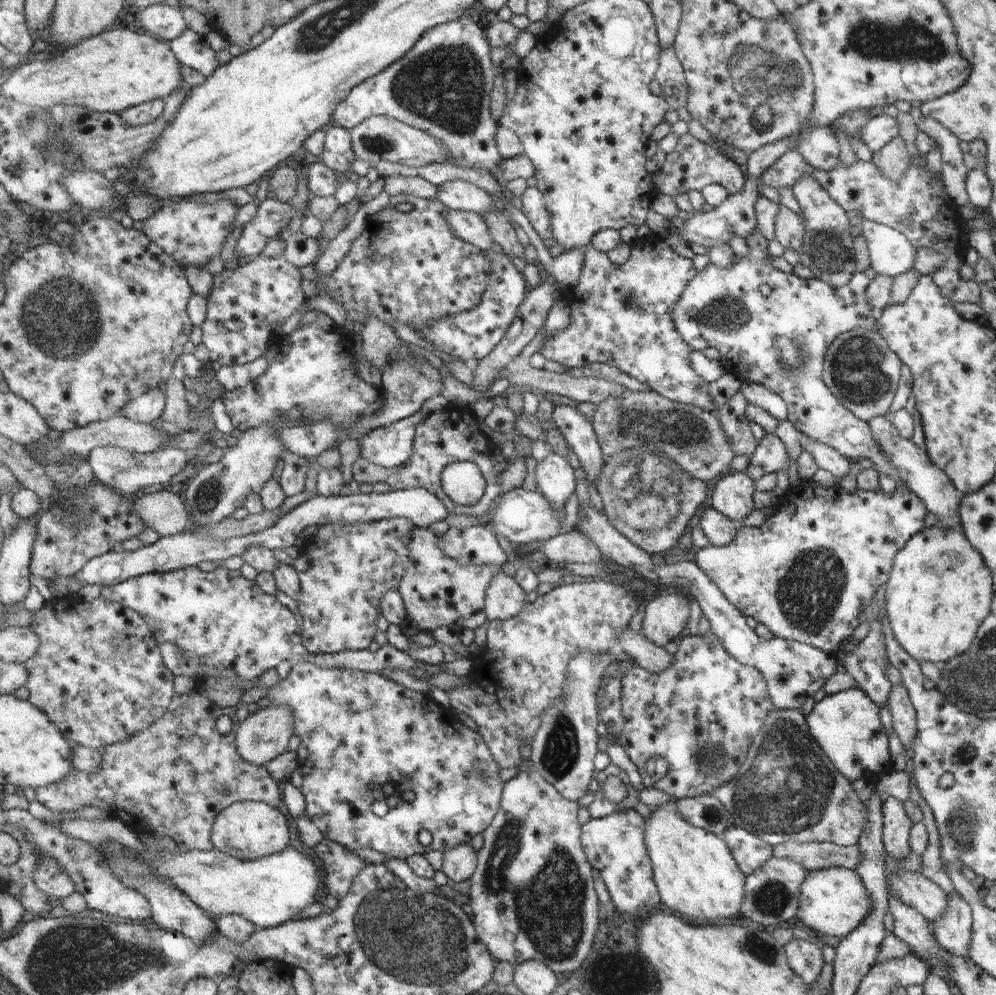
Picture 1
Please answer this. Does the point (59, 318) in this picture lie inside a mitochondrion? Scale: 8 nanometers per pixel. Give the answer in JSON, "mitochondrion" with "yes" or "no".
{"mitochondrion":"yes"}

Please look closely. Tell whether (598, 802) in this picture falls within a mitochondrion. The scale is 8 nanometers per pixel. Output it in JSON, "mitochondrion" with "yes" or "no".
{"mitochondrion":"no"}

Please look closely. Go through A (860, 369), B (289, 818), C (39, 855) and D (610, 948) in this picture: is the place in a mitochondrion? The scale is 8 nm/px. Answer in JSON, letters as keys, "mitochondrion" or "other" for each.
{"A":"mitochondrion","B":"other","C":"other","D":"other"}

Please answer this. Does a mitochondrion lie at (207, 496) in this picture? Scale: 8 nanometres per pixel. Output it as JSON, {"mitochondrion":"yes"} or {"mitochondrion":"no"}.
{"mitochondrion":"yes"}

